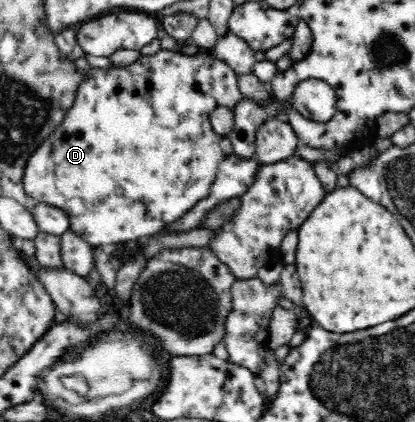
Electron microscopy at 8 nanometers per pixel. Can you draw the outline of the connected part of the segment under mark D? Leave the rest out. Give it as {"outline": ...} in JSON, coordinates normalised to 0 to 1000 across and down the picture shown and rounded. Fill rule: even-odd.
{"outline":[[[386,118],[386,126],[369,133],[342,130],[328,147],[306,156],[267,161],[214,156],[200,171],[202,190],[193,194],[193,209],[181,218],[181,239],[161,261],[159,280],[128,308],[128,315],[108,327],[87,360],[67,374],[48,434],[58,455],[77,474],[152,498],[166,521],[166,545],[183,555],[193,569],[207,573],[224,590],[260,592],[263,585],[280,578],[308,576],[318,569],[328,571],[337,562],[378,555],[386,543],[429,521],[480,474],[504,462],[528,389],[542,374],[542,365],[530,351],[530,325],[506,296],[501,270],[523,251],[564,254],[586,230],[586,223],[573,206],[576,185],[569,171],[559,168],[554,156],[535,142],[508,130],[501,133],[501,128],[463,133],[434,123]]]}

